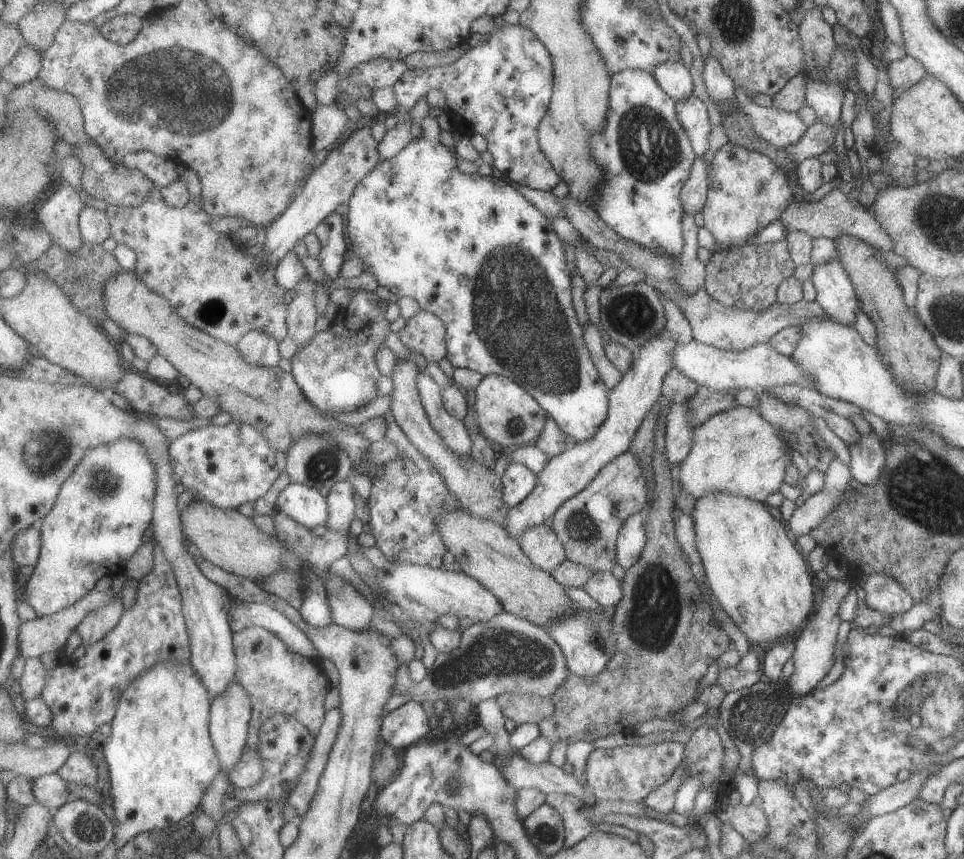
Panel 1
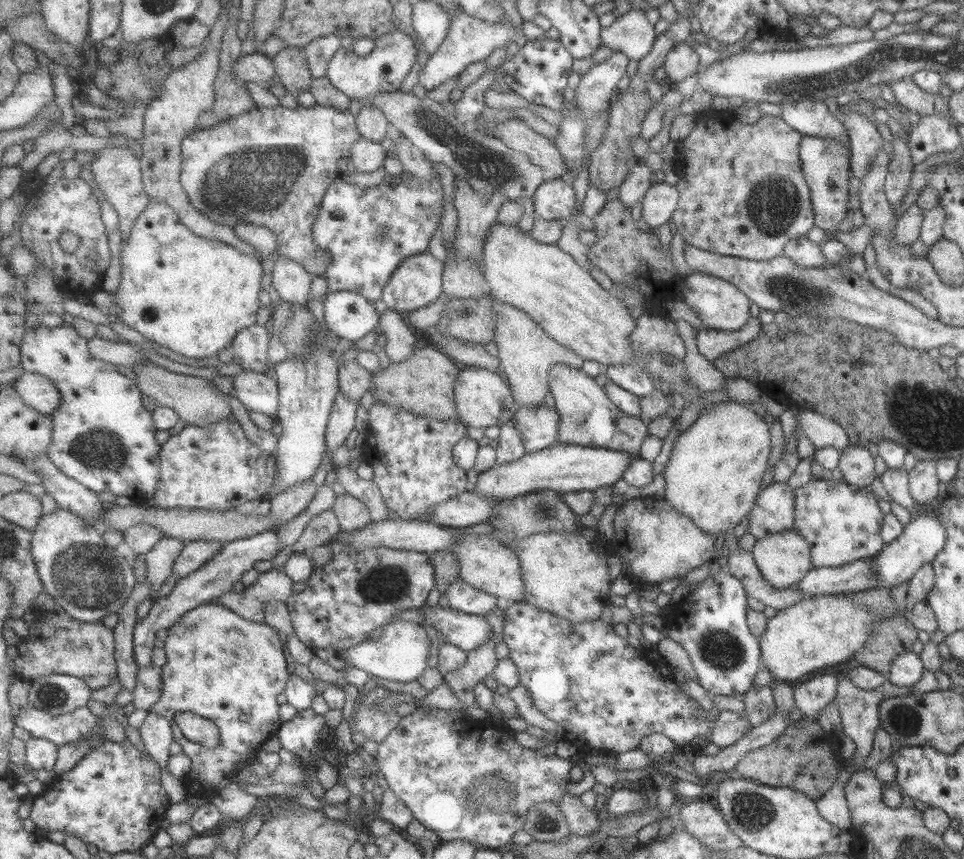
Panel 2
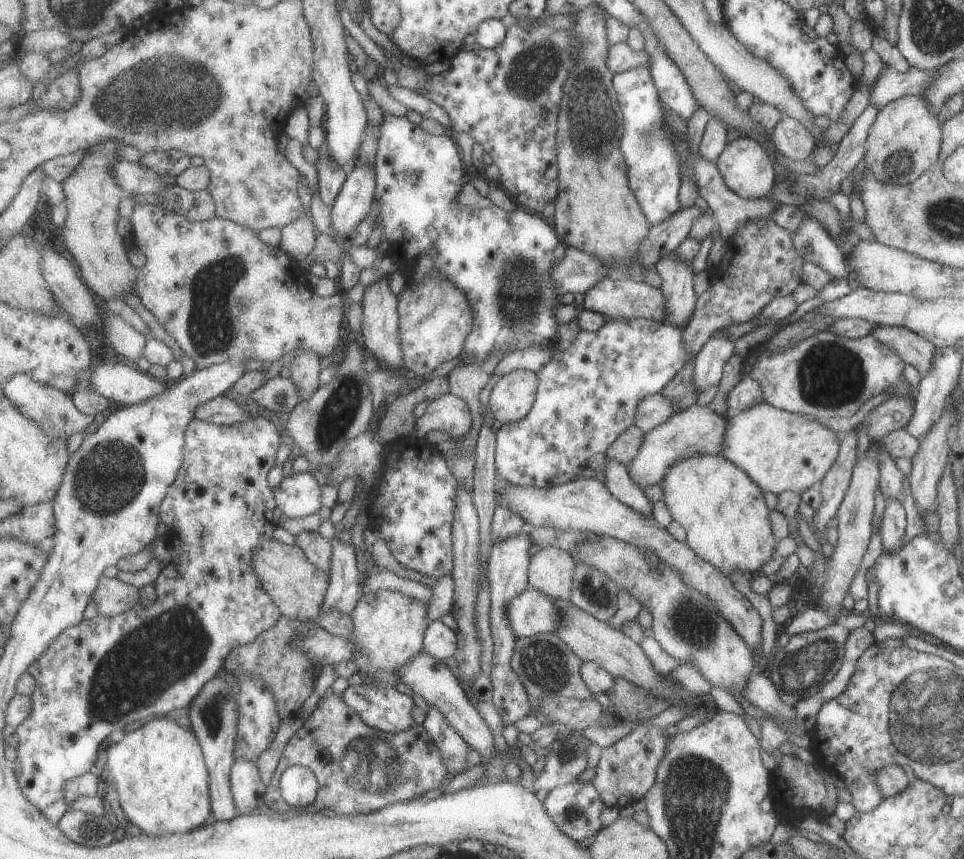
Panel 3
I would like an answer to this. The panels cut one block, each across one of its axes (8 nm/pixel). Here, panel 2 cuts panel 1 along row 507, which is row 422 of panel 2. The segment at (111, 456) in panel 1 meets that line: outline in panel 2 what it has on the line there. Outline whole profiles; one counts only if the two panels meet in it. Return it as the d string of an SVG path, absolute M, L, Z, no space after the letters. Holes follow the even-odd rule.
M43 324L29 327L23 342L22 364L24 371L41 373L53 380L64 397L53 415L53 444L47 452L67 476L95 492L107 493L108 490L118 496L127 496L139 504L156 496L162 472L162 445L157 442L158 428L153 413L143 403L145 395L136 381L121 374L117 365L95 358L89 350L89 339L81 336L72 324L51 328Z

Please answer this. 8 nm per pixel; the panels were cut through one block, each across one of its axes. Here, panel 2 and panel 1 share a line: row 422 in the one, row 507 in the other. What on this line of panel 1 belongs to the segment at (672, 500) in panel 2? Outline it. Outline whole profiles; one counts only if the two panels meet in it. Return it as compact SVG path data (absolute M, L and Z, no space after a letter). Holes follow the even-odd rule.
M711 491L697 497L689 516L692 518L695 546L704 568L706 583L720 608L740 632L745 634L749 642L763 648L781 639L795 639L816 601L811 588L813 573L780 518L773 517L762 501L725 491Z

